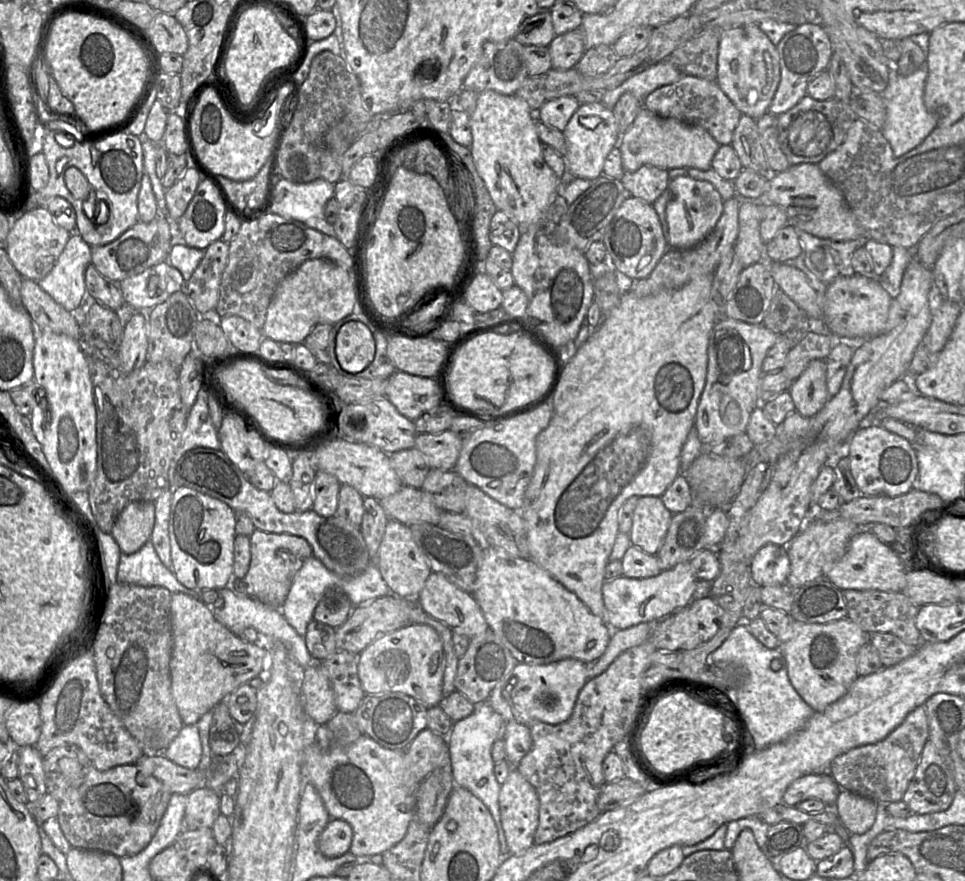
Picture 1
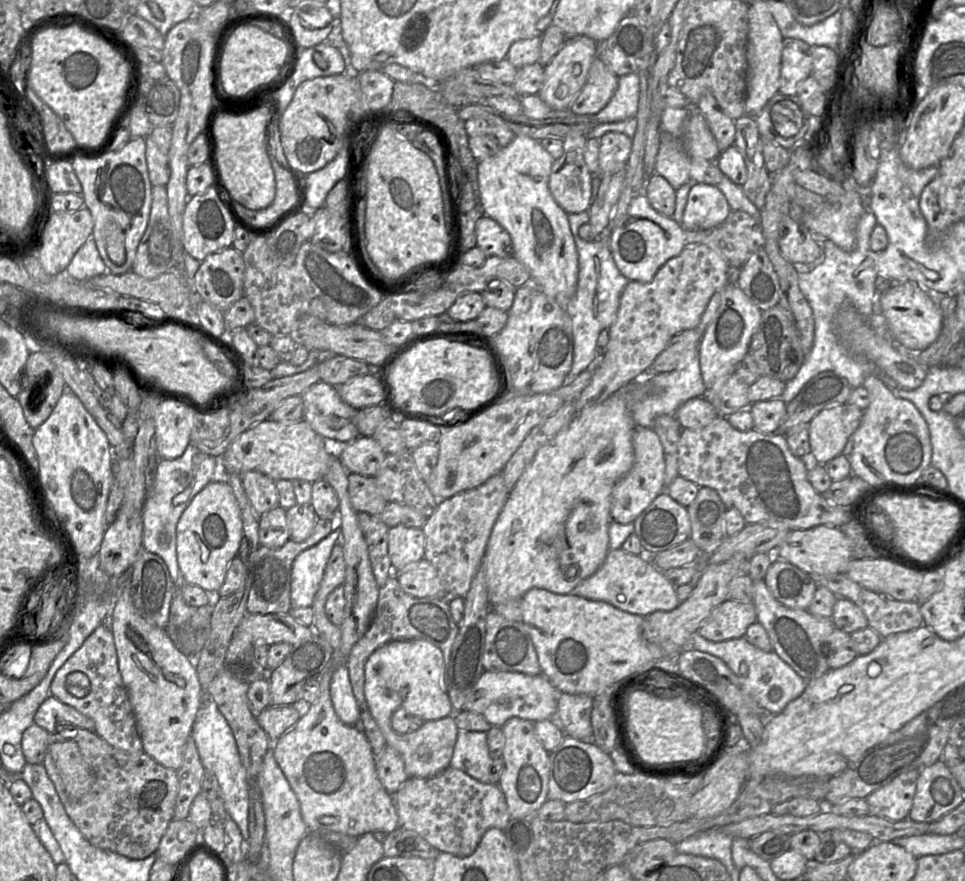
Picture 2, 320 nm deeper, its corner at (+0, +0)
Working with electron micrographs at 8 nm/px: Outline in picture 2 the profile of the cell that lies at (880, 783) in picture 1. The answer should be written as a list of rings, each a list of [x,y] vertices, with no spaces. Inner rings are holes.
[[[913,769],[902,773],[868,795],[865,799],[869,806],[869,815],[891,821],[908,818],[920,771],[921,769]]]

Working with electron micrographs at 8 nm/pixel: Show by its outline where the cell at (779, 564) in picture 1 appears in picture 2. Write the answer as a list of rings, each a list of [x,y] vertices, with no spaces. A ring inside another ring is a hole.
[[[774,555],[764,582],[773,597],[791,609],[807,610],[818,587],[811,575]]]

